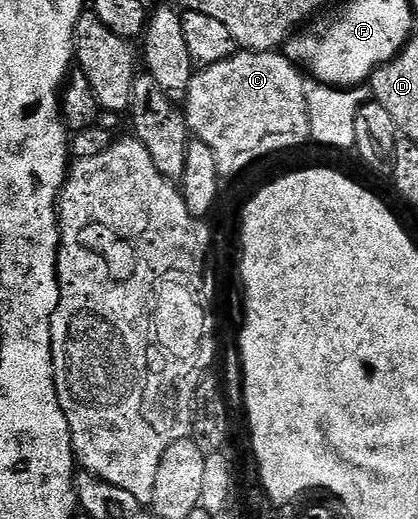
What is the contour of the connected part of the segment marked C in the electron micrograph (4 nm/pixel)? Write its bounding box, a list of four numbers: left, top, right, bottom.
[182,50,310,177]

